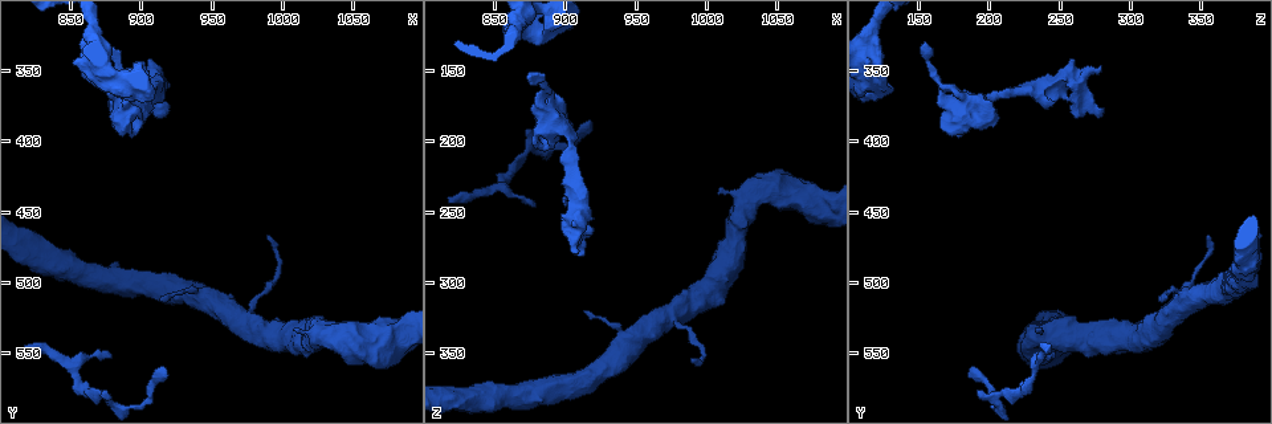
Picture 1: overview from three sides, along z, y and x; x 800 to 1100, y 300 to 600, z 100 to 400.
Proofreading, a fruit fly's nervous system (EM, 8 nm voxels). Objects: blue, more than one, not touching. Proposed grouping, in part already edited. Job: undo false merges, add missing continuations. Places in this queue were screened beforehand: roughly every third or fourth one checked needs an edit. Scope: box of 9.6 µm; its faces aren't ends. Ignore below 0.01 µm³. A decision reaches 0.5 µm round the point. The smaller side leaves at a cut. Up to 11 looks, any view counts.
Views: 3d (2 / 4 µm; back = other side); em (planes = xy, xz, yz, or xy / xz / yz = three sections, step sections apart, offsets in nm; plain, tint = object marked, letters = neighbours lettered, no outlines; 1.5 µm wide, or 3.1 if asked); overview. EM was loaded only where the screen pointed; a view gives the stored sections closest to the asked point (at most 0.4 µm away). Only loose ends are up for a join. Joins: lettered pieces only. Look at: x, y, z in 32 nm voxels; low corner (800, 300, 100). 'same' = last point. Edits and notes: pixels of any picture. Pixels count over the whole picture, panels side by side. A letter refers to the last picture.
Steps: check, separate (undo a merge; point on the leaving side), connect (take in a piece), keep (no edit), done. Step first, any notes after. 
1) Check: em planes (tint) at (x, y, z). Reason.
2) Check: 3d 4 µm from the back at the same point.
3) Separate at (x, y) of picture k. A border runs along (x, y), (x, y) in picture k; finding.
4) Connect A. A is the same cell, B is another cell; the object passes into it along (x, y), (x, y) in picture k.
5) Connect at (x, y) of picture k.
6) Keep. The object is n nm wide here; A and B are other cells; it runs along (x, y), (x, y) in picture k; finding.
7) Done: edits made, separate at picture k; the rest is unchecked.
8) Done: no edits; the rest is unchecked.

Check: em xy step 4 (plain) at (872, 576, 190). Free end.

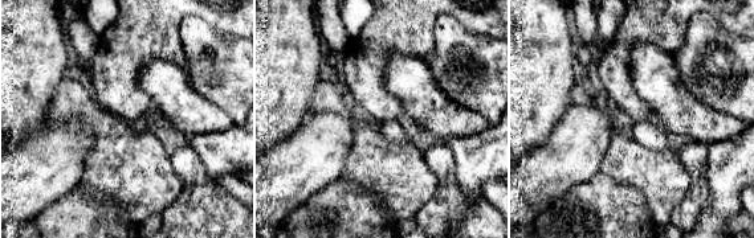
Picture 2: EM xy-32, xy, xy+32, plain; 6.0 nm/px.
Check: em xy step 4 (letters) at the same point.

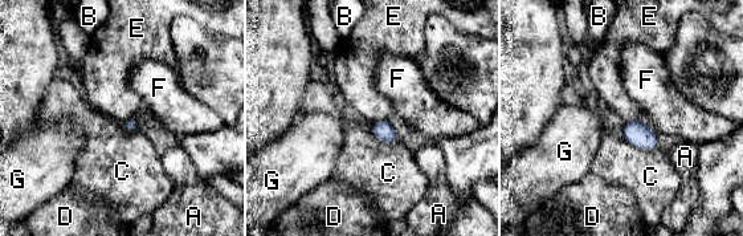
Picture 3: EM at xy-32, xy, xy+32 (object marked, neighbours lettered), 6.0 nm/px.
Keep. The longest contact is with C, 240 nm; A, B, C, D, E, F and G are other cells; a border runs along (621, 133), (639, 149), (657, 147) in picture 3; none of them fits.

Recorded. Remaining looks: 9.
Check: 3d 2 µm from the back at (888, 362, 124). Closes a loop.

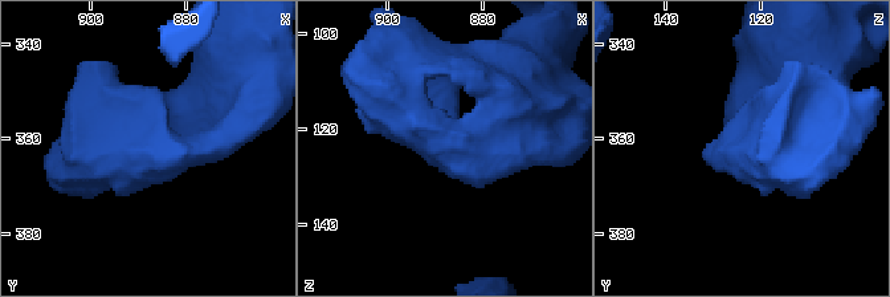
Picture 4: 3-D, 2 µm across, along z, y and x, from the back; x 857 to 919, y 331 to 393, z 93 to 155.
Check: em yz step 4 (tint) at (886, 364, 124). Need the tissue.

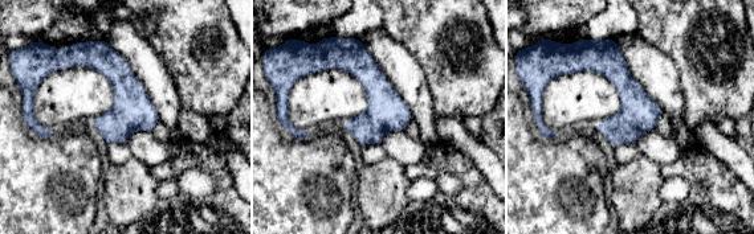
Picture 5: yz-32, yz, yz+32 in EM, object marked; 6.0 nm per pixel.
Check: em yz step 4 (letters) at the same point. See the neighbours.

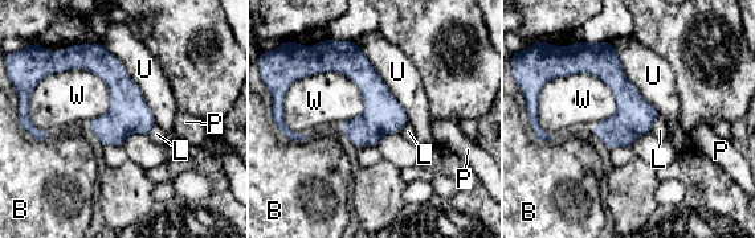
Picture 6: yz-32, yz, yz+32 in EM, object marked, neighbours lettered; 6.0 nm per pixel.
Keep. The object is 240 nm wide here; B, L, P, U and W are other cells; it runs along (80, 52), (122, 87), (145, 131) in picture 6; continuous, no second neuron.

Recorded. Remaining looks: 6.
Check: em planes (letters) at (908, 346, 278). Thick end.

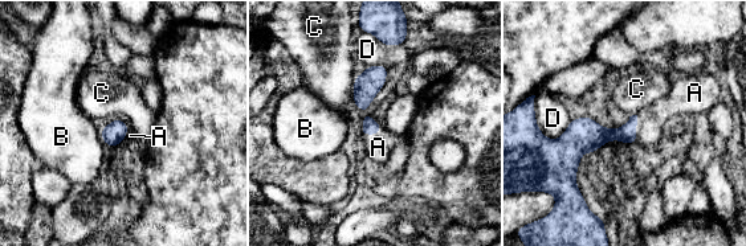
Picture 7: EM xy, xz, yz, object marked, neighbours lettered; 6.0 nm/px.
Connect A. A is the same cell, B, C and D are other cells; the neuron continues.

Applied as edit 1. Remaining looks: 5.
Check: 3d 4 µm at (990, 466, 354). An open end.

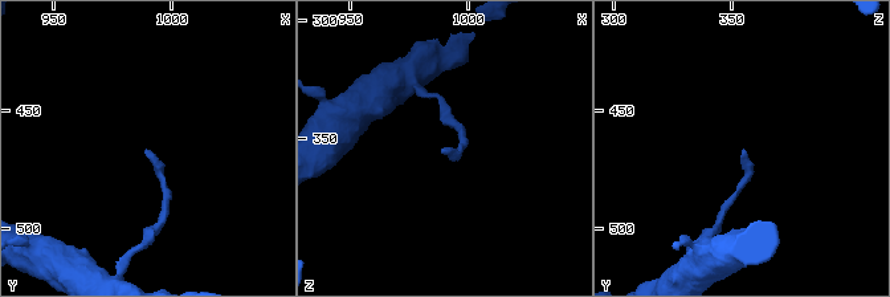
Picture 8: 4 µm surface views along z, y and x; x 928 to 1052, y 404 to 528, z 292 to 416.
Check: em planes (tint) at (990, 468, 355). Need the tissue.

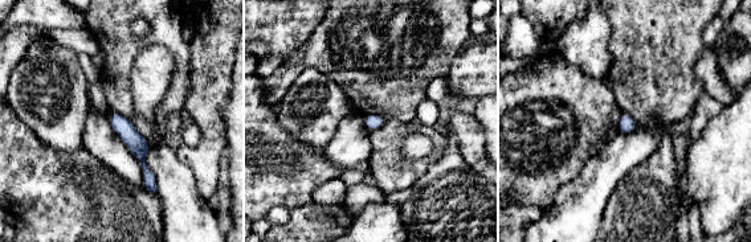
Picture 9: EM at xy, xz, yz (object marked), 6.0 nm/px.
Check: em planes (letters) at the same point.

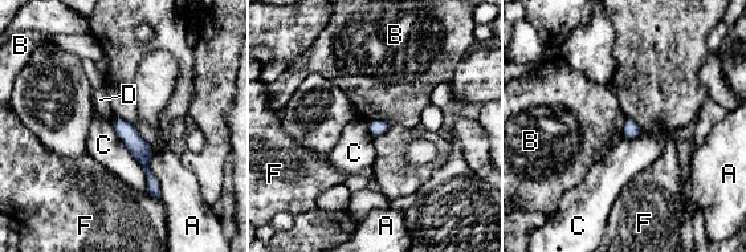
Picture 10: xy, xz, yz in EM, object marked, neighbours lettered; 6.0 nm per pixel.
Keep. The longest contact is with C, 480 nm; A, B, C, D and F are other cells; no lettered piece goes on from it.

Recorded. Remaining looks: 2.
Done: edits made, connect at picture 7; the rest is unchecked.

